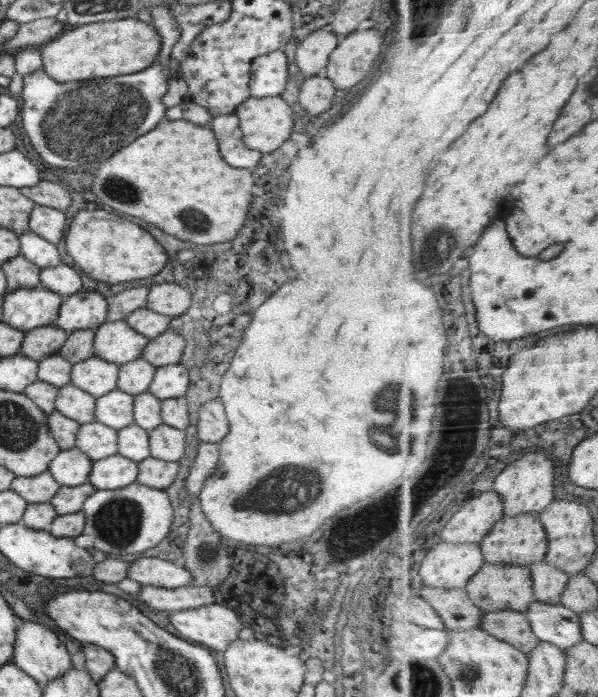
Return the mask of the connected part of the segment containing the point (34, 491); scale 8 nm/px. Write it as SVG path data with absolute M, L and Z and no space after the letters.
M46 471L38 476L16 477L10 489L17 492L26 502L49 503L62 486Z

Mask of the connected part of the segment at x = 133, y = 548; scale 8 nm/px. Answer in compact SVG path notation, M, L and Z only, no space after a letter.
M138 482L114 490L97 490L84 501L81 511L84 513L85 529L83 534L94 536L94 548L102 550L113 558L124 554L136 554L154 548L170 532L173 523L173 508L170 499L163 490L150 488Z

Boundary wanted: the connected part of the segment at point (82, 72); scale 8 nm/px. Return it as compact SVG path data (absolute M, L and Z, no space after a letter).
M121 18L78 25L59 38L40 47L43 70L51 79L66 81L90 80L140 72L158 59L161 37L152 24L137 18Z

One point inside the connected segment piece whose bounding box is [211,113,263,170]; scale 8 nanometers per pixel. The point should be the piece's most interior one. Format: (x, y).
(226, 127)

